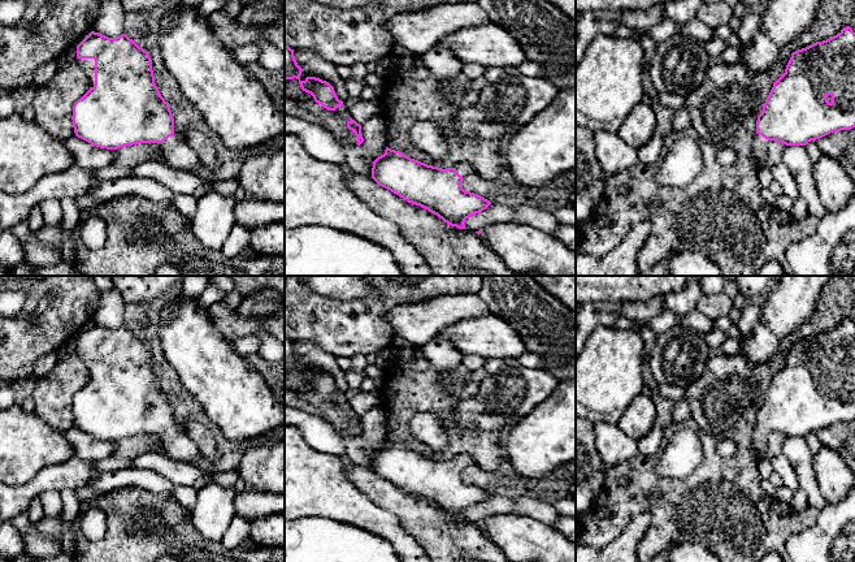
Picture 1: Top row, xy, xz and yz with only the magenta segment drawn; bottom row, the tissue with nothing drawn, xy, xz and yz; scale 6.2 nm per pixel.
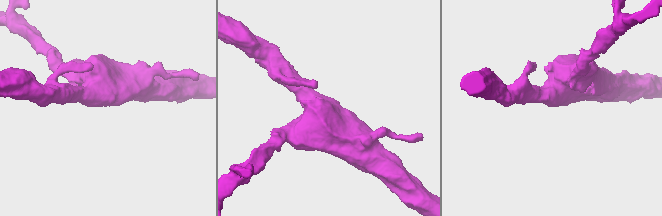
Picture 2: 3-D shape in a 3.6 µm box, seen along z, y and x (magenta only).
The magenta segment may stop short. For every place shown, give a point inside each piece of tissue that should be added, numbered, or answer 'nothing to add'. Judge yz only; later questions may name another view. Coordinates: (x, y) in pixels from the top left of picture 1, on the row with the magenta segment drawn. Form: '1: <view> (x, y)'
1: yz (759, 150)

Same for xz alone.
1: xz (464, 168)

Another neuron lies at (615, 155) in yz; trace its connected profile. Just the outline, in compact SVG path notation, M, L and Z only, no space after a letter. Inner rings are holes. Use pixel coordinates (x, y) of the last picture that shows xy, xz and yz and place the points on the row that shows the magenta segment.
M596 131L594 143L606 178L621 174L639 161L637 150L624 142L619 133Z

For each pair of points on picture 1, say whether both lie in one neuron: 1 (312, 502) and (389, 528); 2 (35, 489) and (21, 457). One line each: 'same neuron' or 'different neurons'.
1: same neuron
2: different neurons

